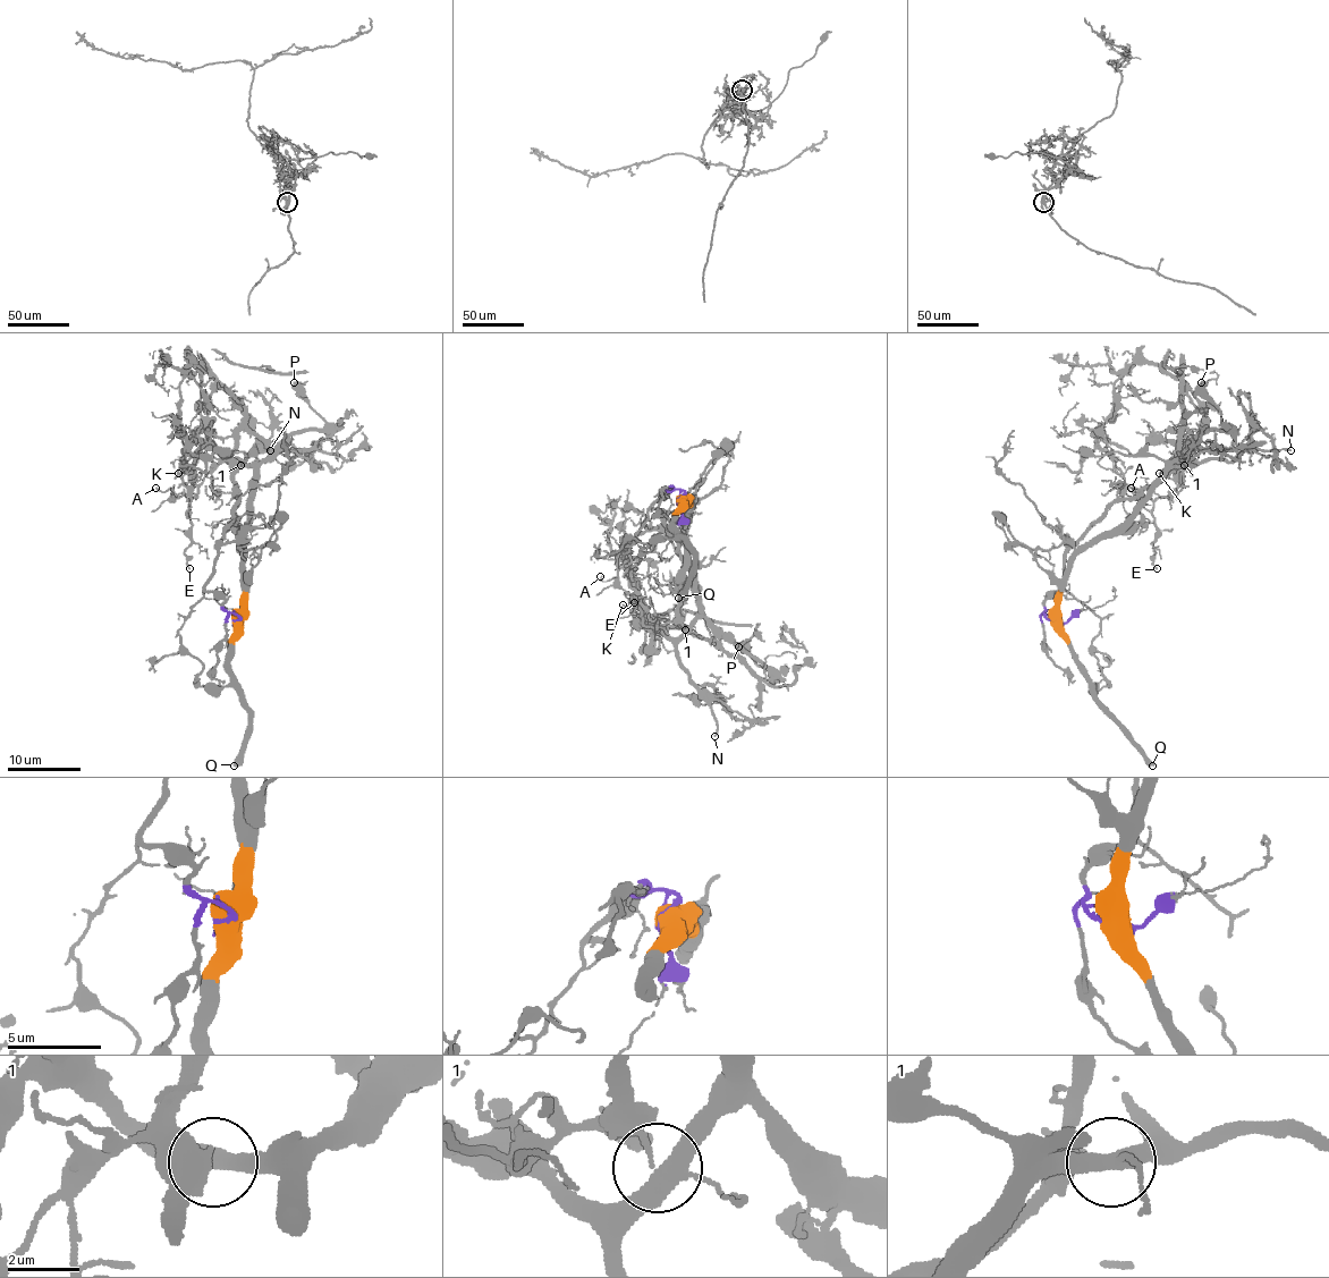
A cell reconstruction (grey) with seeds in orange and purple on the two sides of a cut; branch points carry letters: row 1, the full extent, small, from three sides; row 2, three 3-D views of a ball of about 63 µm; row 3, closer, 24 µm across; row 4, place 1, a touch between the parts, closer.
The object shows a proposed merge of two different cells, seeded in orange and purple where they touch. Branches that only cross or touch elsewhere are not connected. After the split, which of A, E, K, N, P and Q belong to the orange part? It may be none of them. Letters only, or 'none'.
K, N, P, Q

